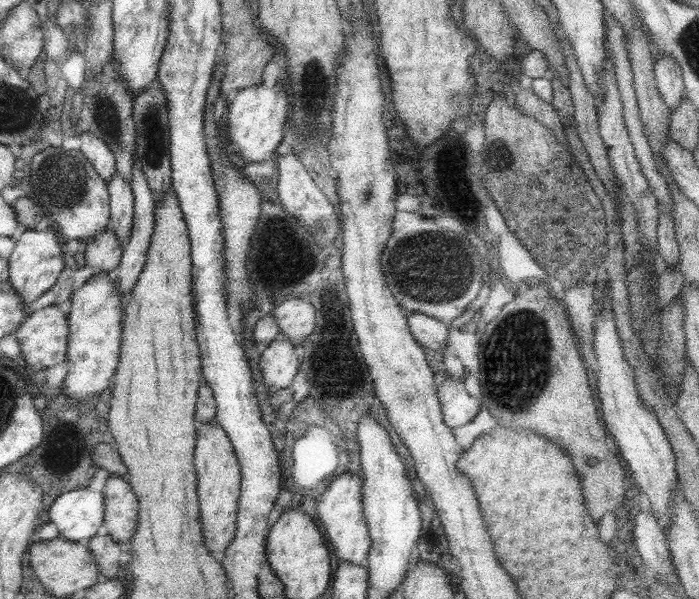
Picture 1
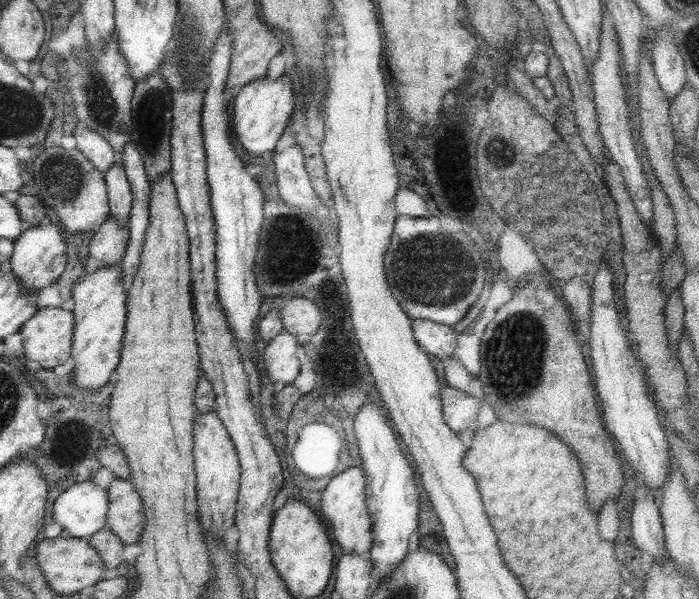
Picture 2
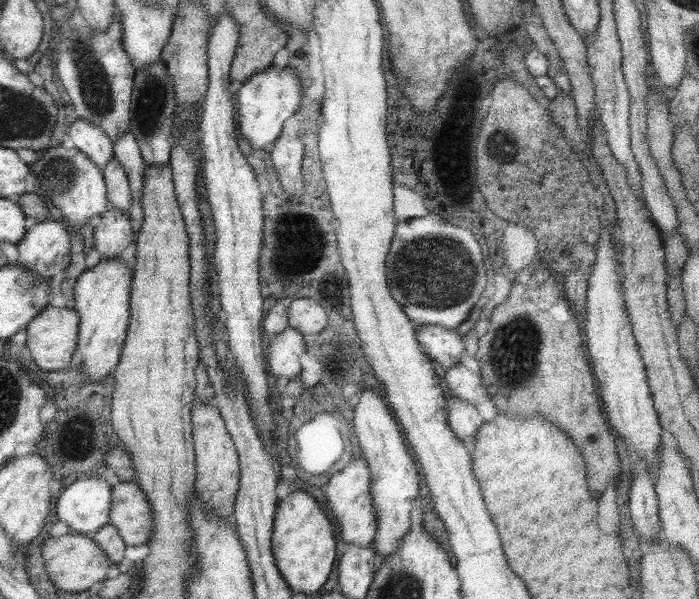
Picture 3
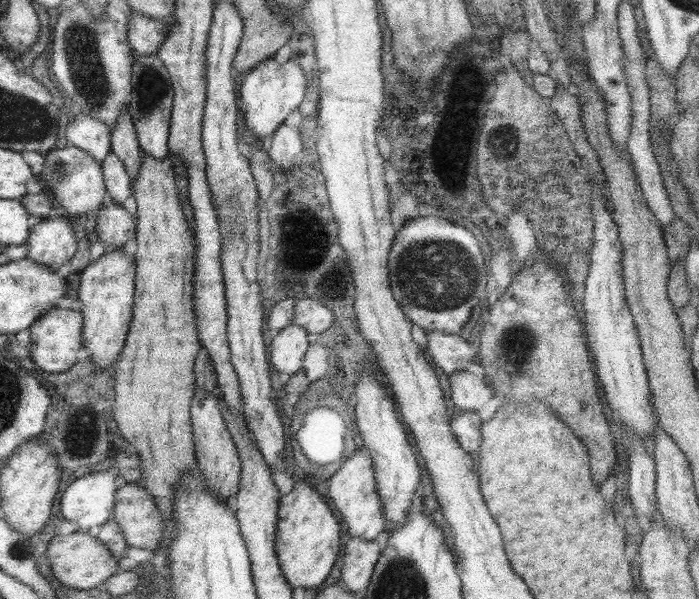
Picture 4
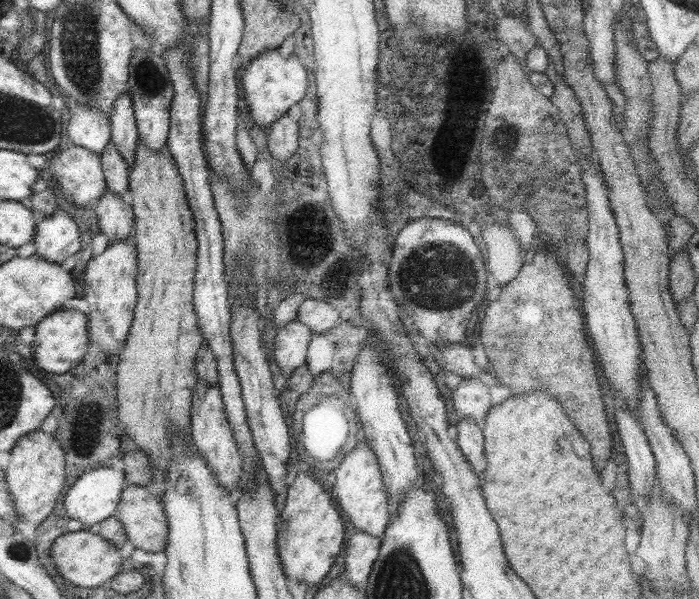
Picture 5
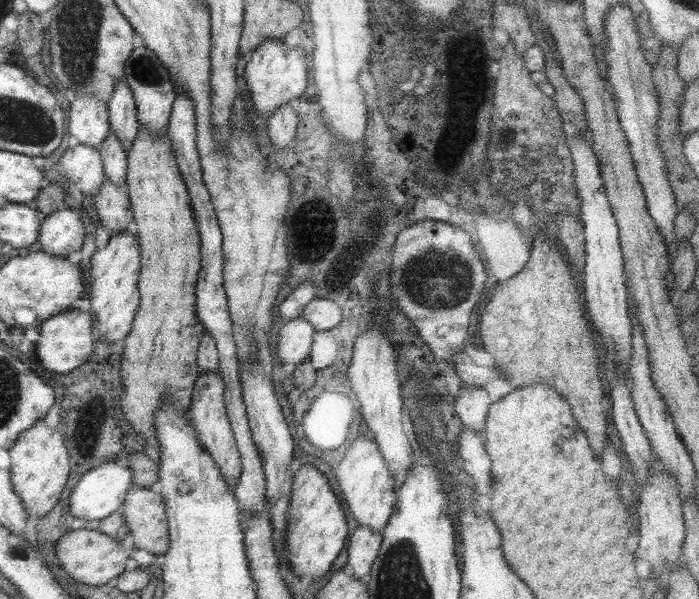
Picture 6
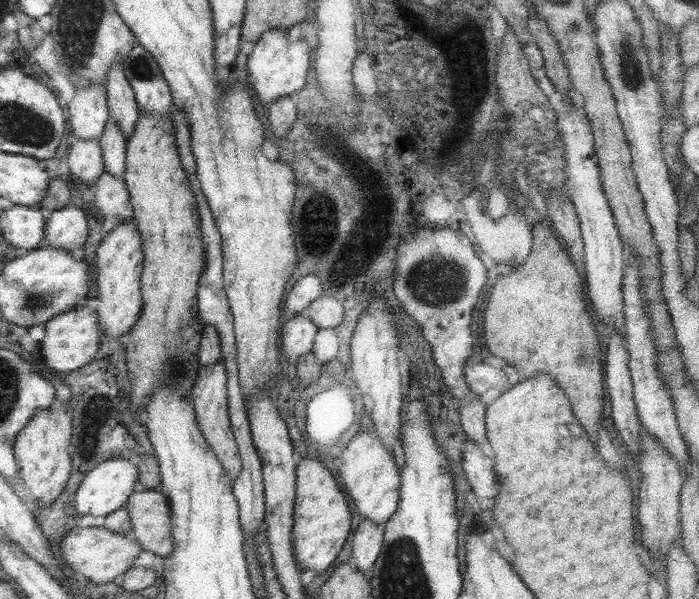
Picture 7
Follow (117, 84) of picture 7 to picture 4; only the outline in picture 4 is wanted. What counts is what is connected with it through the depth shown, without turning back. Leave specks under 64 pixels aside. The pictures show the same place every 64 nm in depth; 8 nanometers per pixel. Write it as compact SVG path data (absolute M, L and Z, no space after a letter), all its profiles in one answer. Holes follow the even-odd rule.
M125 105L110 132L110 152L123 163L123 168L125 168L130 182L134 182L142 158L140 157L139 144L128 114L127 105Z

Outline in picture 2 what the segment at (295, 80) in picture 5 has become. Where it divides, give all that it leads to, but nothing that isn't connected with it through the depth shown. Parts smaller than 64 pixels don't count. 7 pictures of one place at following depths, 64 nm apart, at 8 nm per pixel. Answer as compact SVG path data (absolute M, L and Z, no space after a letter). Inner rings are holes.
M285 75L273 81L265 78L253 81L240 88L229 101L230 126L239 146L251 156L269 157L275 144L283 133L285 122L291 116L296 105L296 88Z

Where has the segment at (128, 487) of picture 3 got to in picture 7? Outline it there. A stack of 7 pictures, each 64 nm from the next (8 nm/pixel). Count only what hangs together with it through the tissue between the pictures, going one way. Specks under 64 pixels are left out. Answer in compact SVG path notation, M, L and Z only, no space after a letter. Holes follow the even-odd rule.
M152 489L133 491L123 507L139 549L153 553L157 560L167 558L173 550L167 499Z

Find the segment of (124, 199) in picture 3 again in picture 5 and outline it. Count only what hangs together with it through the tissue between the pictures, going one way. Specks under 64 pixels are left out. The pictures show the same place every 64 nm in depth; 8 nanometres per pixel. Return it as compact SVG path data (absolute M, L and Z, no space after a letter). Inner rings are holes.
M113 143L105 145L105 149L98 155L106 190L113 194L123 194L128 190L128 168L127 163L119 156Z

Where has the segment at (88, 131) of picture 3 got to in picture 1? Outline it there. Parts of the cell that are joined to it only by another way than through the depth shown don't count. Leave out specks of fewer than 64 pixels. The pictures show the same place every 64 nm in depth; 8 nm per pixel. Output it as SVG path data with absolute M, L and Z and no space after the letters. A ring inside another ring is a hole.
M78 132L80 146L78 151L87 159L91 168L106 183L109 182L111 175L116 172L114 167L114 154L110 149L89 132Z

